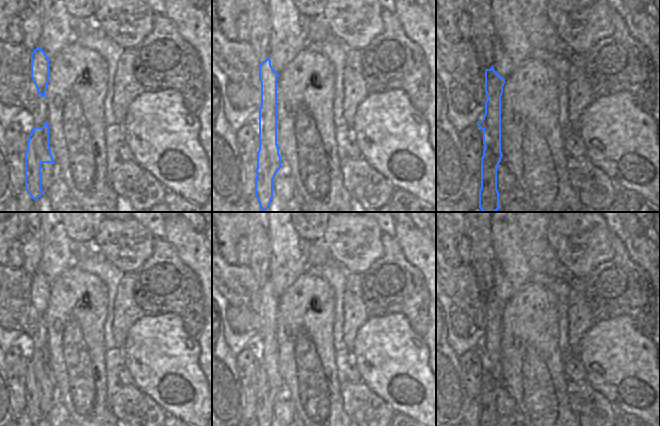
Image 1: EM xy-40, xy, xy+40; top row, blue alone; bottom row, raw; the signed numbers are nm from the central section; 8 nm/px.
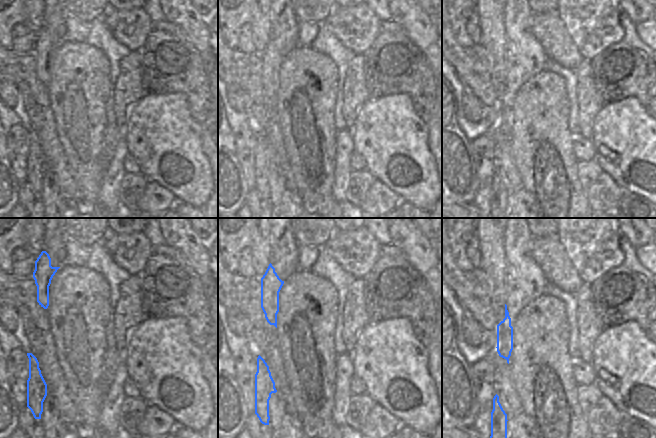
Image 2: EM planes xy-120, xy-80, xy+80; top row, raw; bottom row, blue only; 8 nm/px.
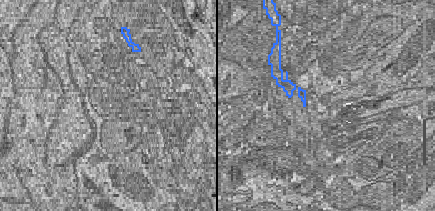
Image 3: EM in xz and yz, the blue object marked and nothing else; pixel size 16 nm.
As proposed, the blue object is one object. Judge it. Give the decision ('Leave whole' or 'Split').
Split

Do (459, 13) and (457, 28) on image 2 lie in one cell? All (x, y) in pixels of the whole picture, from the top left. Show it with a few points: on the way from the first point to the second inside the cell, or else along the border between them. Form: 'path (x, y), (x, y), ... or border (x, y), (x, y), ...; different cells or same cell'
path (458, 17), (457, 24); same cell

